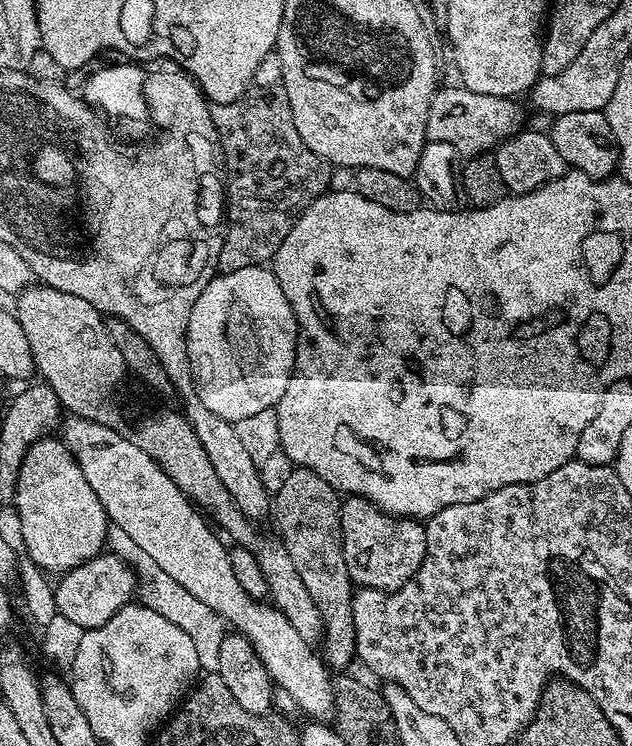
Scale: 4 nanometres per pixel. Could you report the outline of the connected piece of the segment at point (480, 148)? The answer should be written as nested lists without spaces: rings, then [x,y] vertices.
[[[455,86],[456,88],[441,87],[434,94],[430,102],[430,110],[426,114],[426,134],[428,140],[450,142],[454,146],[457,157],[471,158],[491,153],[504,140],[509,140],[525,127],[524,108],[519,99],[511,96],[495,96],[494,94],[474,94],[469,88]]]

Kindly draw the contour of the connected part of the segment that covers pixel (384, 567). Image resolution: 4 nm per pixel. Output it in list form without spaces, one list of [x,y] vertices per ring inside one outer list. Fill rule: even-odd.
[[[345,495],[340,502],[342,550],[353,585],[394,592],[411,578],[426,558],[426,527],[419,519],[392,516],[361,496]]]

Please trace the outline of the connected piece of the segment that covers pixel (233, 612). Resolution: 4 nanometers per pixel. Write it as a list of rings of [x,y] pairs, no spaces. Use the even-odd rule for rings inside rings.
[[[69,415],[67,419],[62,424],[64,445],[78,462],[82,478],[90,482],[90,490],[98,494],[98,502],[102,502],[109,521],[126,530],[126,534],[130,534],[130,538],[134,538],[134,542],[138,542],[138,546],[142,546],[142,550],[146,550],[146,554],[150,554],[150,558],[154,558],[154,562],[158,562],[158,566],[162,566],[162,570],[166,570],[166,574],[170,574],[170,578],[174,578],[178,586],[183,586],[189,594],[194,594],[194,598],[198,598],[198,602],[203,602],[205,606],[210,606],[210,610],[214,610],[214,614],[218,614],[225,625],[245,636],[252,643],[252,648],[268,671],[273,685],[286,690],[286,694],[294,698],[301,713],[304,711],[308,718],[316,722],[327,721],[327,716],[333,715],[336,706],[336,693],[333,677],[321,653],[313,645],[307,644],[299,636],[298,630],[294,630],[294,626],[290,626],[290,622],[286,622],[286,618],[271,603],[255,600],[250,594],[246,594],[246,590],[242,590],[238,578],[234,578],[234,566],[230,566],[225,541],[204,525],[205,517],[184,495],[184,491],[174,486],[174,482],[161,470],[158,462],[154,462],[154,458],[150,458],[146,450],[136,445],[135,439],[128,437],[127,440],[122,433],[107,428],[107,423],[99,420],[87,420],[84,416],[74,415]]]

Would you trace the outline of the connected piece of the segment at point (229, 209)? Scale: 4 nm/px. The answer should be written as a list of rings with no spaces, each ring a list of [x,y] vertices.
[[[279,87],[249,90],[234,102],[215,105],[212,121],[222,153],[222,168],[226,173],[226,227],[222,232],[224,248],[218,254],[216,267],[220,272],[233,272],[246,270],[246,266],[267,265],[275,257],[278,246],[282,246],[282,238],[290,234],[296,219],[317,198],[329,191],[333,165],[314,154],[314,150],[302,142],[302,134],[294,130],[290,102]]]

